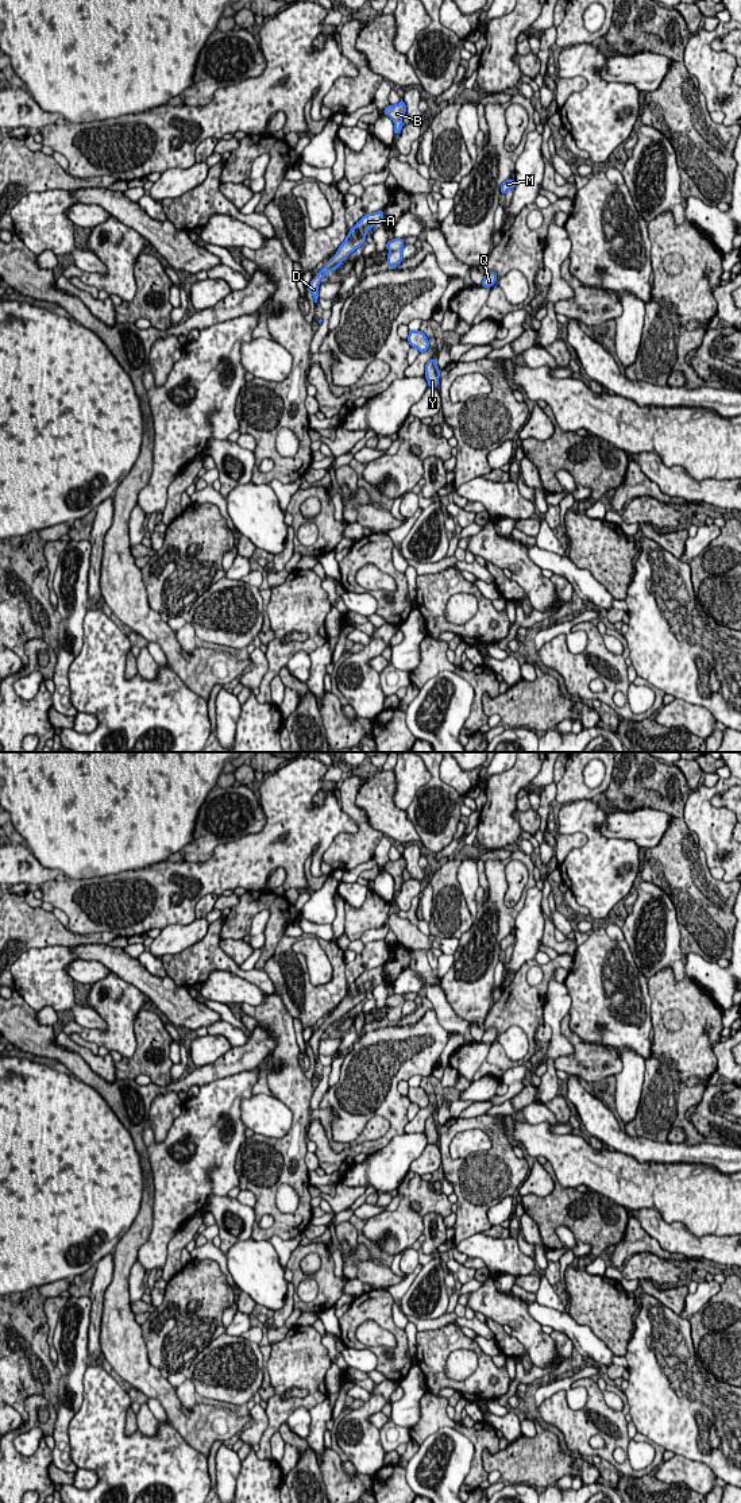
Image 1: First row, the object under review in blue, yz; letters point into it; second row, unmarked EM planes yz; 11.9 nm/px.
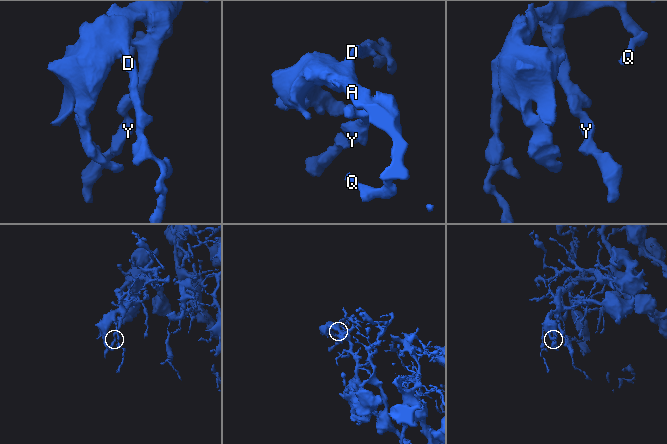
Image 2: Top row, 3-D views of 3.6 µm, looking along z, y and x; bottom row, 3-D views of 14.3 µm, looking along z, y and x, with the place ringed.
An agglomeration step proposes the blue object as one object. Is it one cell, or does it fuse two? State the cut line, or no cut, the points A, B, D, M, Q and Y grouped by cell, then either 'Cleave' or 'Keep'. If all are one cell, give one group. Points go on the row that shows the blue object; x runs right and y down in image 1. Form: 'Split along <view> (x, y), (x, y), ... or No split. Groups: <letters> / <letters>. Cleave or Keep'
No split. Groups: A B D M Q Y. Keep

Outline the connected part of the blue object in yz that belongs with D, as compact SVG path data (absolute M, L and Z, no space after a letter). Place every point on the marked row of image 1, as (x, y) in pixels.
M383 211L364 215L348 232L344 242L339 246L336 254L324 265L316 277L306 285L306 290L312 292L314 302L319 300L320 281L331 271L336 270L341 262L366 242L366 234L374 228L375 223L383 221Z

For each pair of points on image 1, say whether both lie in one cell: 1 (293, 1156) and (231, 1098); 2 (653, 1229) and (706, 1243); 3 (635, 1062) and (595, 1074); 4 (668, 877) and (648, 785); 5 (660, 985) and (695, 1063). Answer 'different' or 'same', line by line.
1: different
2: same
3: different
4: same
5: same

